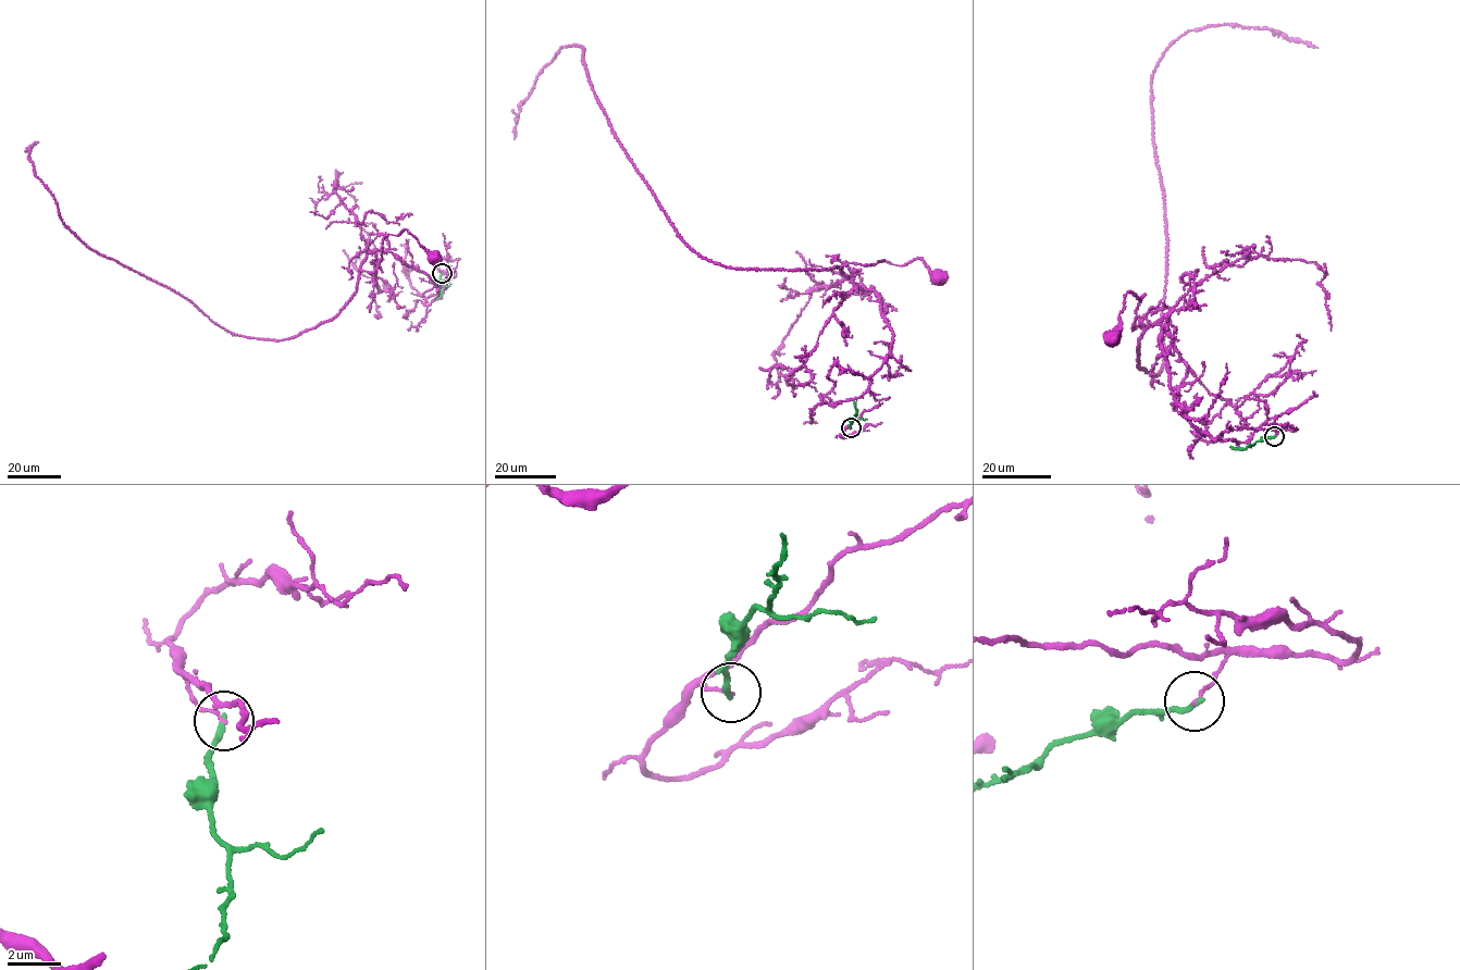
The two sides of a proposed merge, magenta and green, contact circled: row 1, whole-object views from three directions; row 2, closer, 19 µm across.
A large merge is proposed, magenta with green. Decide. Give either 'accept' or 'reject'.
reject

